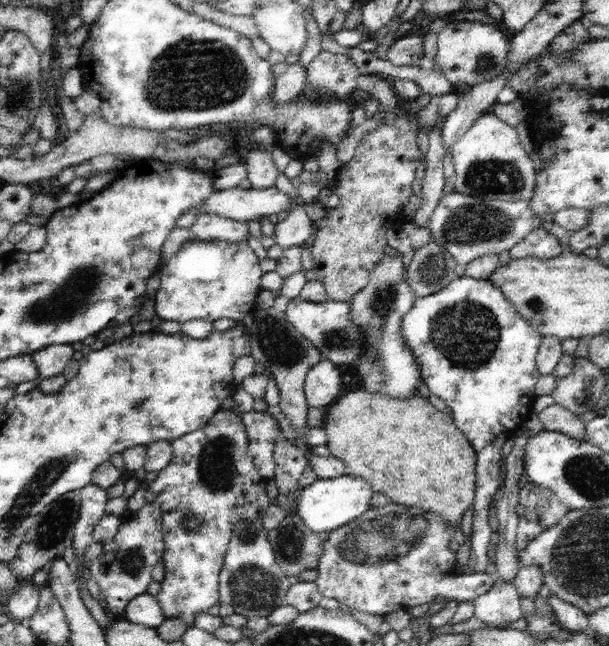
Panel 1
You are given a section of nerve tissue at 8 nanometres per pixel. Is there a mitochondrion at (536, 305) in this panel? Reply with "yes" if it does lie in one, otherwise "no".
yes

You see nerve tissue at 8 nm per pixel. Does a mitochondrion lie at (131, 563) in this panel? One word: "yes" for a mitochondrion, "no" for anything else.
yes

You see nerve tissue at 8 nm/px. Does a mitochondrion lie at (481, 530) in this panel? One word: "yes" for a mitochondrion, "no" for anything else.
no

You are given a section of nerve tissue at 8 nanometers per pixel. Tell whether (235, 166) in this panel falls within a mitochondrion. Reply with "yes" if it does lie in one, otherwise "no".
no

